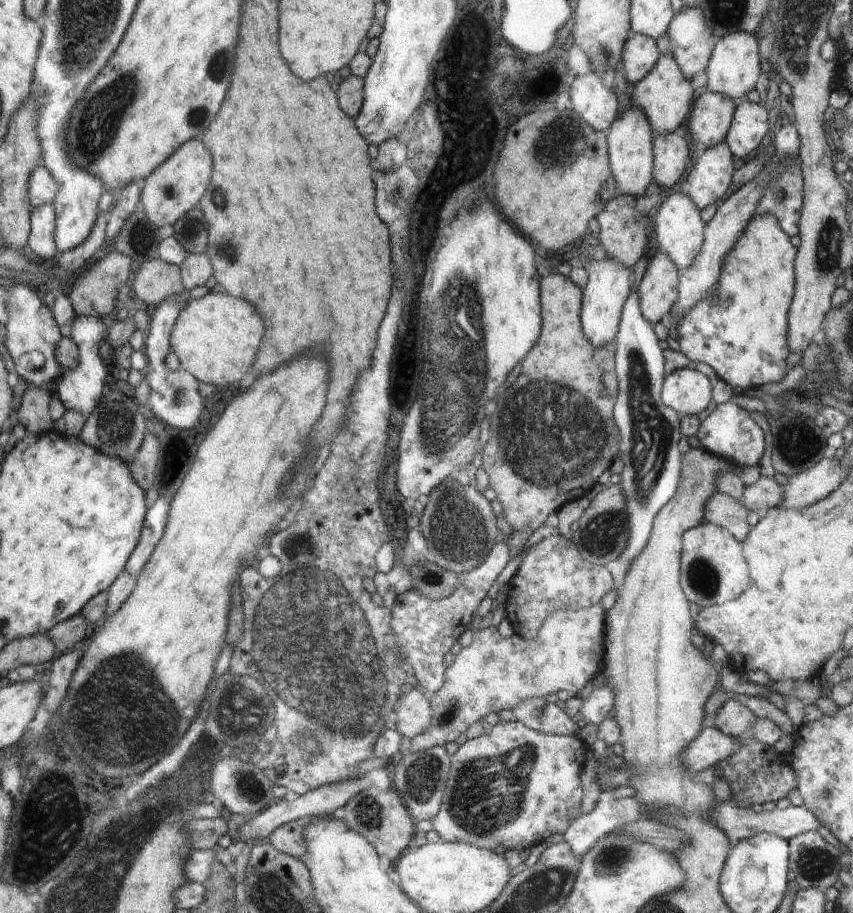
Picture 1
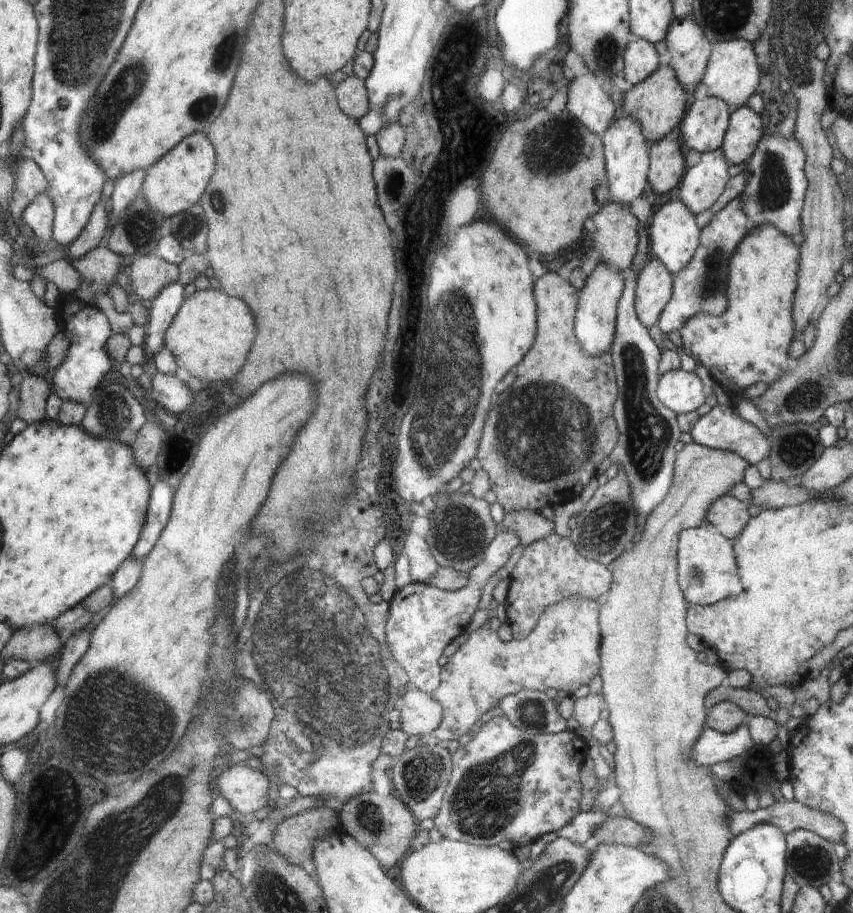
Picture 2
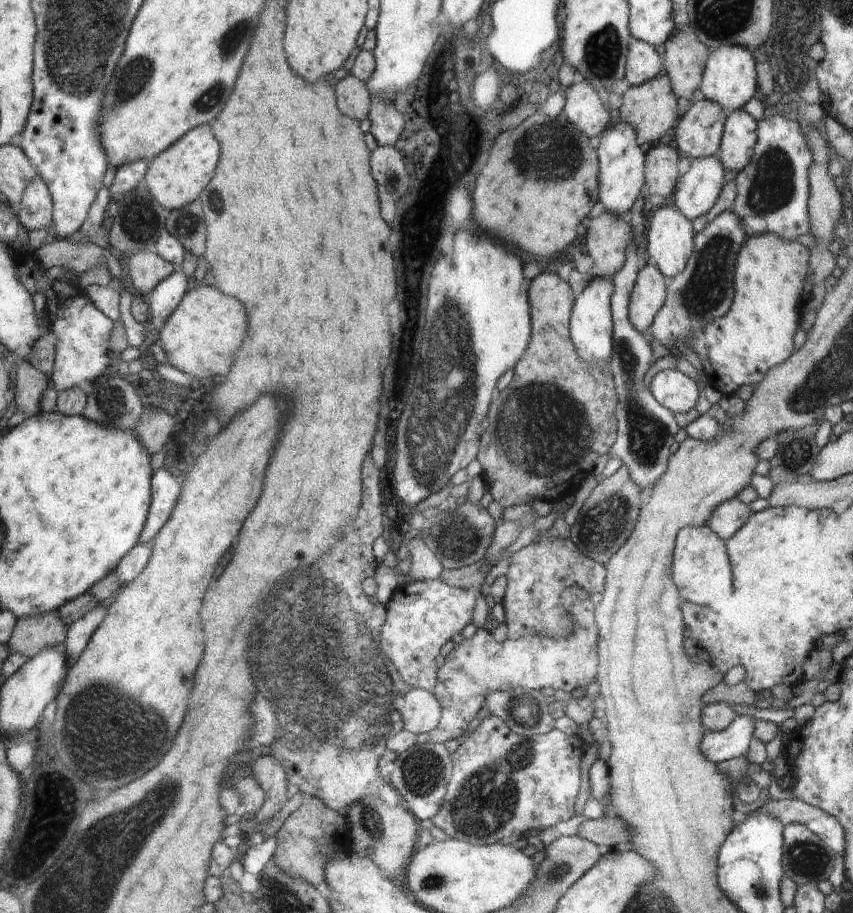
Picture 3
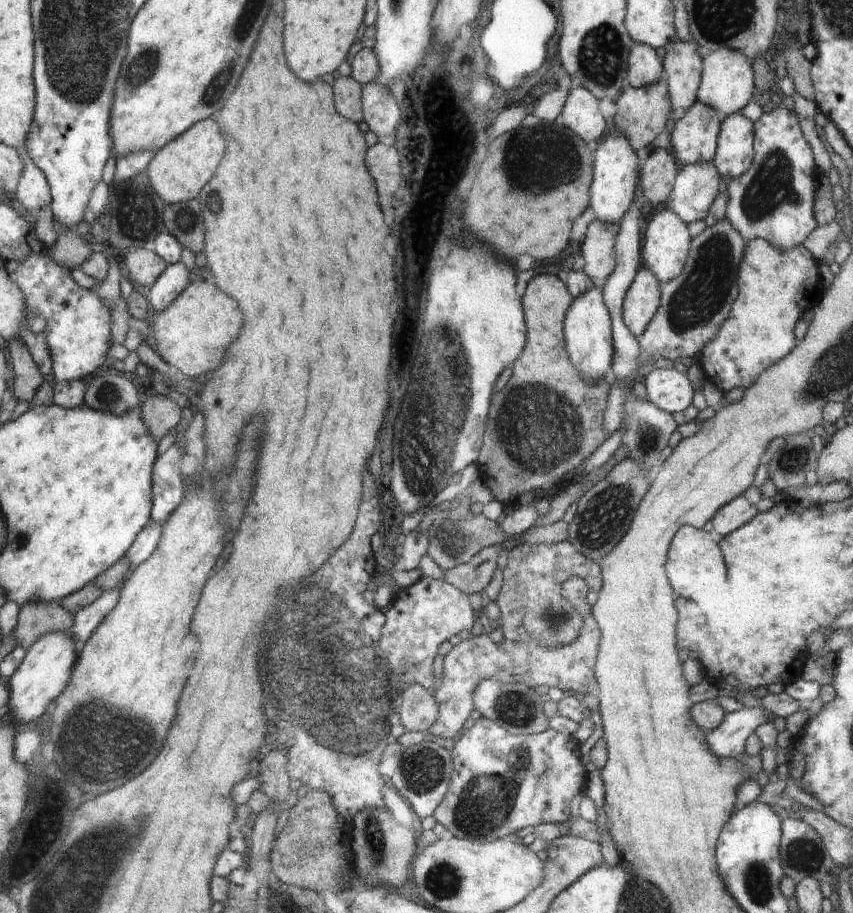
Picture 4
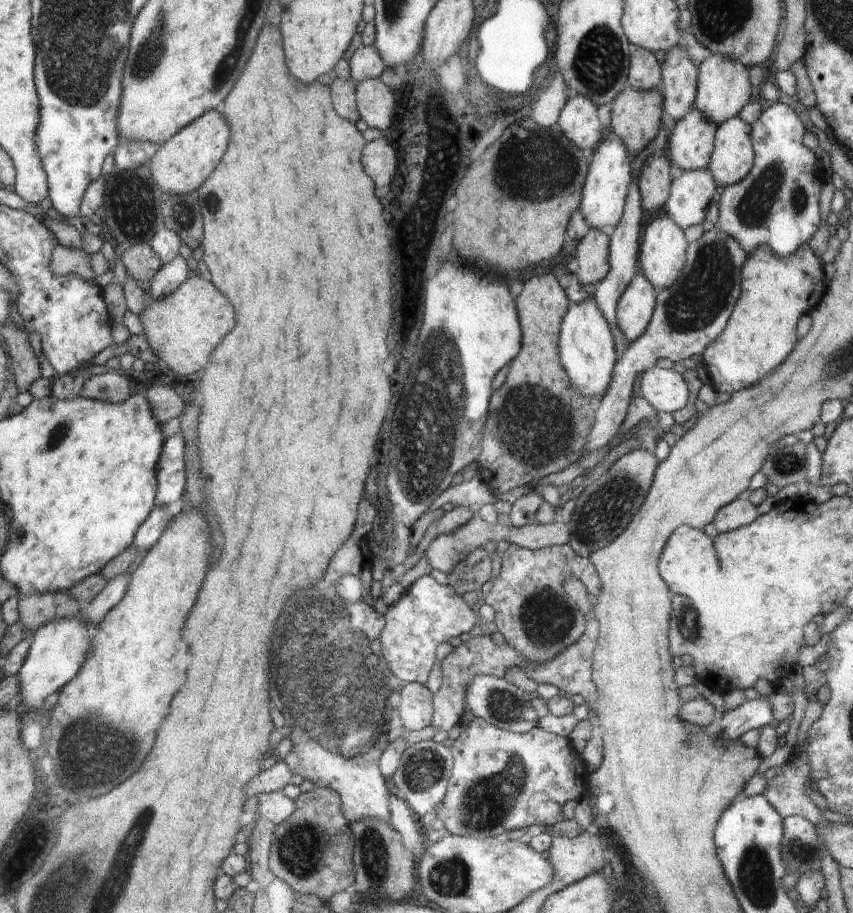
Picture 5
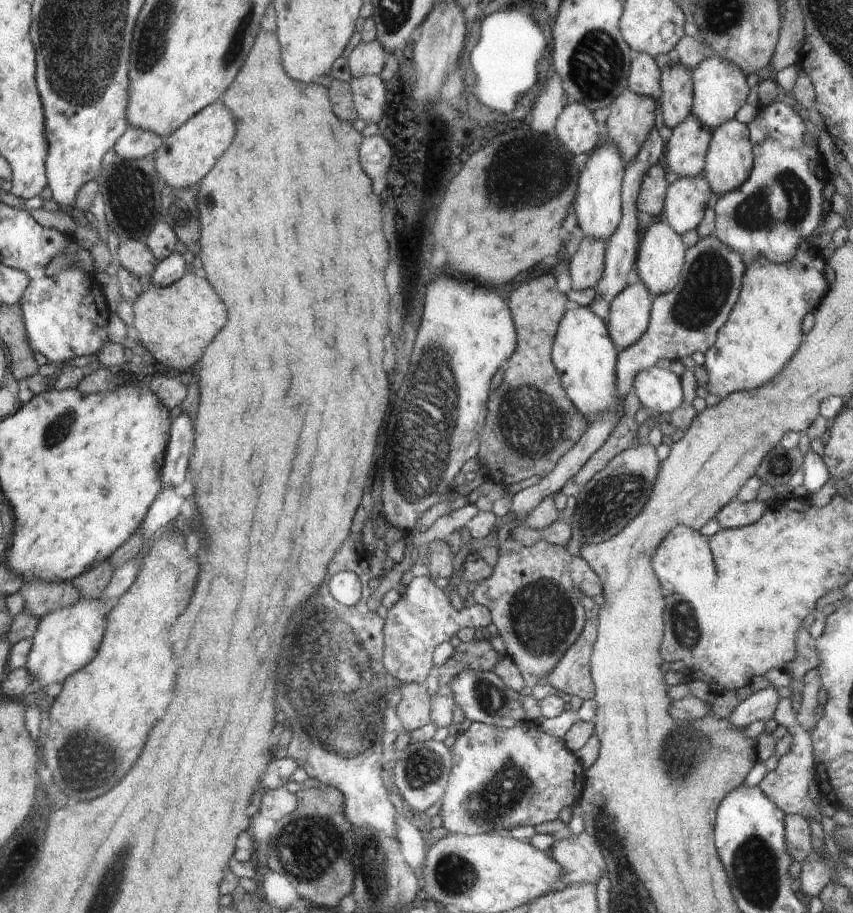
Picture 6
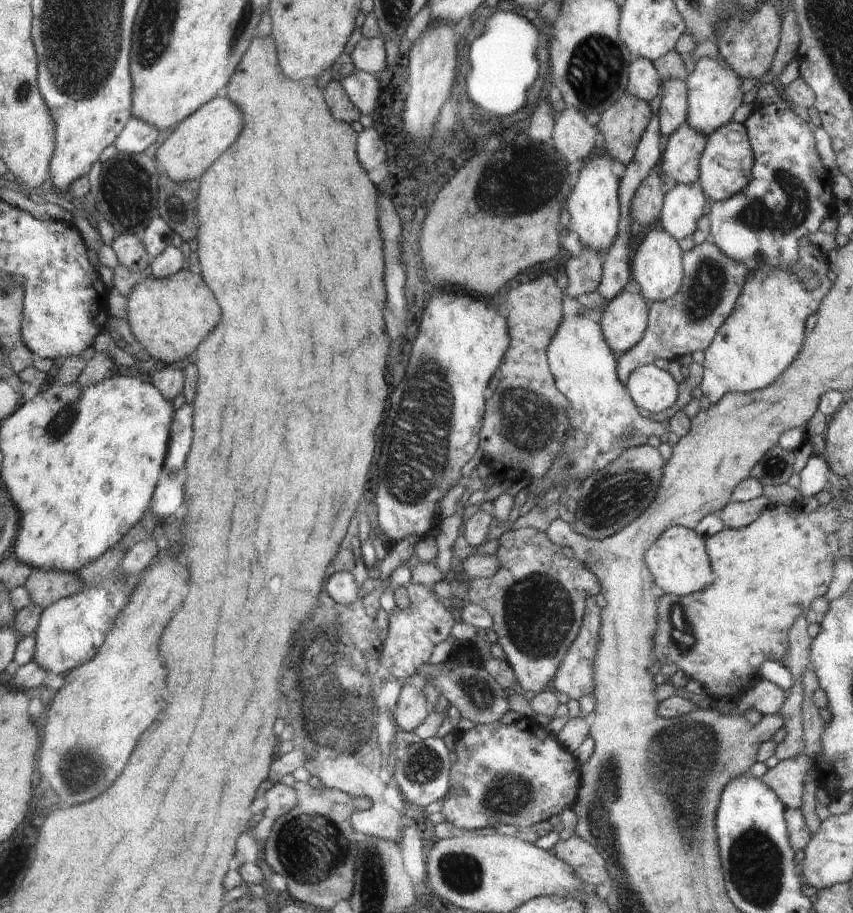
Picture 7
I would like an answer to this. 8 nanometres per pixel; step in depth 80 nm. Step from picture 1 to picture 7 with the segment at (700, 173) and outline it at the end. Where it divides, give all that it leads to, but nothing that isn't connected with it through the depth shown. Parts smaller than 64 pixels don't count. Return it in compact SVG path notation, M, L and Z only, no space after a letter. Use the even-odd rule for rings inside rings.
M699 182L676 183L664 197L663 216L660 224L677 241L695 233L698 221L704 214L707 196Z

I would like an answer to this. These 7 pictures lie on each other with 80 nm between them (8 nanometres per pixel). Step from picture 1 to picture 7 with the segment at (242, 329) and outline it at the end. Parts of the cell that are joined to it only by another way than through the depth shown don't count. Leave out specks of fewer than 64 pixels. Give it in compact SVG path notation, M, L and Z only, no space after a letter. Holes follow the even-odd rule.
M180 270L165 278L144 278L134 286L134 290L127 297L127 317L132 335L136 339L139 348L144 348L154 359L167 364L174 364L190 356L198 344L216 328L220 322L220 306L214 300L210 288L204 284L204 280L198 274L192 274L188 270Z

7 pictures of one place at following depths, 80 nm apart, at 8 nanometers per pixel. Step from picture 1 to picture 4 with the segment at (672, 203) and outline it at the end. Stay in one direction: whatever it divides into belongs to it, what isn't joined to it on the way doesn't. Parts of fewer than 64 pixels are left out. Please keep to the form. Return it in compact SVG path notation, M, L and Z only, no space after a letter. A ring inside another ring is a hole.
M671 208L658 211L648 223L644 236L643 255L646 268L656 274L660 282L678 277L687 264L692 238L688 225Z

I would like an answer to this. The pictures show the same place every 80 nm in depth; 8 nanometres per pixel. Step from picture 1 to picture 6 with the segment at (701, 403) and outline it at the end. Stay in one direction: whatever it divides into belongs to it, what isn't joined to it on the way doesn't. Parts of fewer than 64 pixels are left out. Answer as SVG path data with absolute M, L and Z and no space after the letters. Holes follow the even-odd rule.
M654 365L650 369L640 372L635 378L634 392L648 411L655 410L658 414L665 415L674 412L682 405L682 385L680 377L673 373L670 368Z

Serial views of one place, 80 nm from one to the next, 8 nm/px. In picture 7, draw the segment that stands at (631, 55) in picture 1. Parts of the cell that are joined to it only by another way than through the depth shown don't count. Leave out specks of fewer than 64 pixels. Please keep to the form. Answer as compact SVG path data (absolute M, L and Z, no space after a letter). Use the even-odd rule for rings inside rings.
M637 57L631 64L631 80L628 81L628 92L640 100L650 102L660 92L660 78L652 61Z

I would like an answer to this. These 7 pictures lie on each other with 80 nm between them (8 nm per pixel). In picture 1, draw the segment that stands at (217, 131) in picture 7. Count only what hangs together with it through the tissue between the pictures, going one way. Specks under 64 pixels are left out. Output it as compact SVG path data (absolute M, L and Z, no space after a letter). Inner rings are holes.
M198 140L186 142L145 178L139 208L143 209L156 226L174 226L180 217L190 212L190 208L196 208L196 204L204 196L210 182L210 172L212 156L206 146Z

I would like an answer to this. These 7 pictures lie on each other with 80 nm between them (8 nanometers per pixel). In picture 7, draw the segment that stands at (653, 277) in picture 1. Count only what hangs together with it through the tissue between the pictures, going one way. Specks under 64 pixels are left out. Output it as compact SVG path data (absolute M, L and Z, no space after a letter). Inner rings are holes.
M636 288L624 291L606 304L599 318L608 346L617 356L626 353L647 332L646 300Z

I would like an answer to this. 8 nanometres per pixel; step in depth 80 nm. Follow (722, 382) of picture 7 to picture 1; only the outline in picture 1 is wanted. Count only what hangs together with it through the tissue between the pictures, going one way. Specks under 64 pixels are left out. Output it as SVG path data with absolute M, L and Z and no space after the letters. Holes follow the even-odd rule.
M755 215L752 217L746 228L736 239L735 245L724 256L719 279L713 293L708 293L706 297L697 298L698 301L690 308L690 312L678 322L678 342L682 354L696 363L704 362L704 364L708 364L716 372L717 376L726 382L728 386L731 386L732 389L742 388L745 391L746 389L758 389L762 384L768 384L769 382L780 382L786 375L786 358L790 354L789 346L787 345L788 308L792 304L795 291L796 275L794 263L796 253L797 248L792 245L789 234L786 234L781 229L776 217L772 215Z

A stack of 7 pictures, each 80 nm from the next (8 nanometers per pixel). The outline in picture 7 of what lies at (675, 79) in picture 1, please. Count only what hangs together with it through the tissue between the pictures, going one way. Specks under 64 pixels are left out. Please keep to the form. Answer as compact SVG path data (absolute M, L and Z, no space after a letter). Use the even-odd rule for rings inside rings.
M630 93L619 98L610 109L597 120L597 129L602 134L602 152L610 154L614 161L620 162L622 168L630 165L639 146L638 140L644 128L651 122L653 112L646 101Z

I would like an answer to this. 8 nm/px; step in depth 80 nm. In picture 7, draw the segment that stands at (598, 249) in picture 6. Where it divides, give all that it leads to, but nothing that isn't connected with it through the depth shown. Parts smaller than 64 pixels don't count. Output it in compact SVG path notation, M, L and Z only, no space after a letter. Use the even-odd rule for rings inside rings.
M584 245L577 256L572 255L566 264L568 287L565 292L576 298L598 290L603 278L604 259L602 252L588 245Z

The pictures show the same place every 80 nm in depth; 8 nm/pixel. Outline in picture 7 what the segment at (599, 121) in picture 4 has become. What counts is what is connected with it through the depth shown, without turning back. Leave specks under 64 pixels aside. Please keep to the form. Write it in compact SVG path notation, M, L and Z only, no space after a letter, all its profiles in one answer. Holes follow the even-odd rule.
M566 108L559 113L553 128L553 144L566 161L582 160L594 152L598 129L586 122L583 111Z

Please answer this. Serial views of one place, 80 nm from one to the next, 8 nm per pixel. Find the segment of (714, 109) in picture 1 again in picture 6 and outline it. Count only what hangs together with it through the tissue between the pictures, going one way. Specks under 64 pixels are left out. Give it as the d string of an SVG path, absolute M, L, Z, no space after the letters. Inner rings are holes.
M690 116L676 125L666 153L670 172L679 177L702 174L712 135L712 130L702 126L696 117Z

